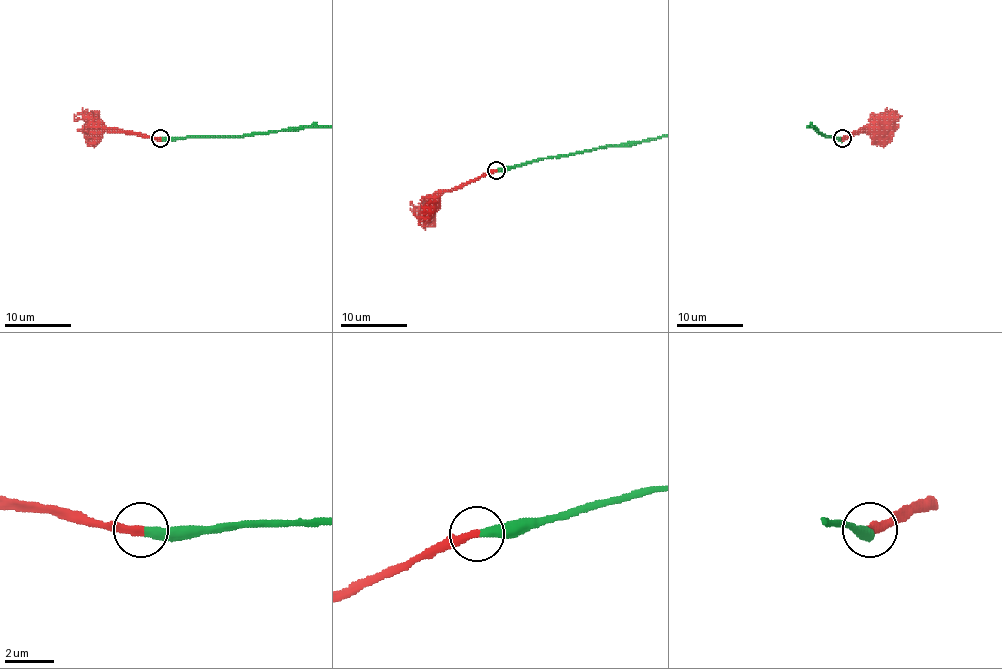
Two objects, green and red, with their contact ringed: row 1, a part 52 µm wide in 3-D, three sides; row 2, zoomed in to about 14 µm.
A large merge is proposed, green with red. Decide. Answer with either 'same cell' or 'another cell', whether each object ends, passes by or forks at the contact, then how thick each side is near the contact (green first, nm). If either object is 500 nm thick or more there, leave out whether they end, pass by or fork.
same cell | green ends | red ends | 400/320 nm

